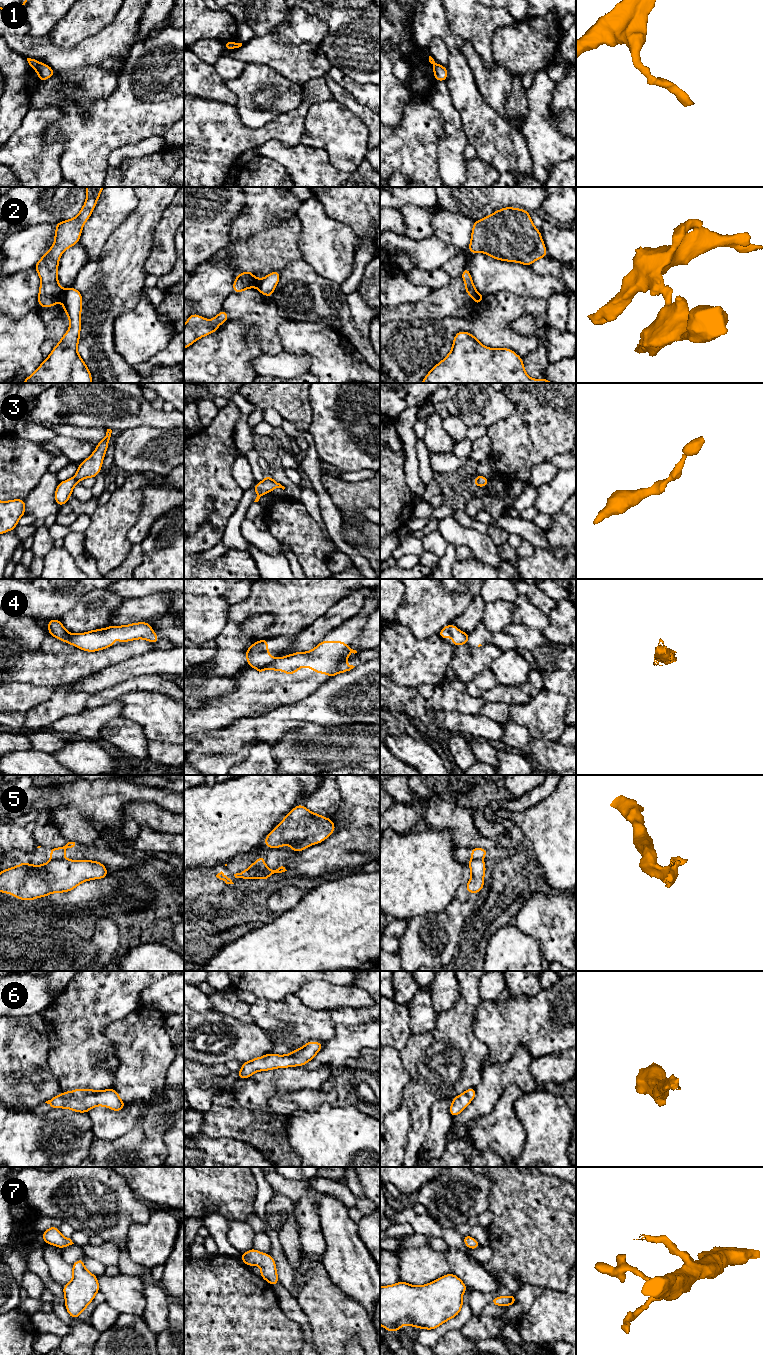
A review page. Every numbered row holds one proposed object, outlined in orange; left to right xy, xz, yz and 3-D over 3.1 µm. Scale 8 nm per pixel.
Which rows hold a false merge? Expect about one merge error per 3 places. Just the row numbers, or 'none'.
1, 2, 4, 5

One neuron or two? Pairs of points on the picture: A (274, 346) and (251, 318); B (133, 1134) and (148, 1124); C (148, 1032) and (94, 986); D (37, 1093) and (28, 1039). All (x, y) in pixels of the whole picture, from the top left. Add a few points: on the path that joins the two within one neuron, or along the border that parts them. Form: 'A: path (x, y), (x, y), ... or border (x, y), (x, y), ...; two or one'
A: path (269, 339), (267, 333), (258, 324); one
B: path (137, 1134), (144, 1128); one
C: border (138, 1006), (108, 1026); two
D: path (28, 1080), (28, 1052); one

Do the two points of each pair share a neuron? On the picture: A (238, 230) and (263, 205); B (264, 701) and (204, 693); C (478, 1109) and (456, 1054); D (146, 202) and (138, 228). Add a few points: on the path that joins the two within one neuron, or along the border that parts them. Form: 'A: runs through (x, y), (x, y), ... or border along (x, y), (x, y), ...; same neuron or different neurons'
A: runs through (244, 224), (257, 211); same neuron
B: border along (236, 676), (233, 690), (211, 698), (201, 706); different neurons
C: border along (484, 1065), (481, 1071), (481, 1079), (475, 1088); different neurons
D: runs through (146, 208), (146, 216), (141, 222); same neuron

